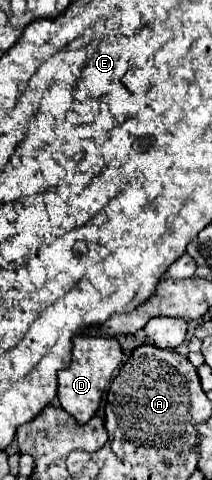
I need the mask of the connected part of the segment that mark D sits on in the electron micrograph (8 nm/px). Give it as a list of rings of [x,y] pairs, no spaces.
[[[74,336],[72,338],[72,362],[58,377],[58,399],[62,408],[72,414],[80,424],[88,422],[98,410],[102,396],[114,378],[114,370],[122,364],[122,346],[116,338],[108,336]]]

